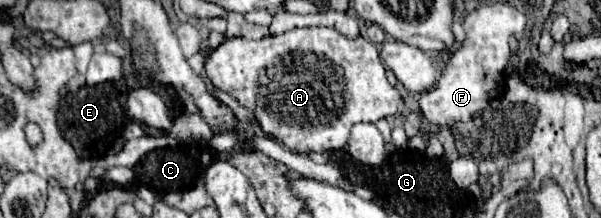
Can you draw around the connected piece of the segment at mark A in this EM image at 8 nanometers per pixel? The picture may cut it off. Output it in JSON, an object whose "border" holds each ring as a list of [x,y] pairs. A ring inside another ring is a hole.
{"border":[[[296,27],[260,41],[242,37],[226,39],[208,55],[206,75],[214,81],[214,87],[220,87],[252,109],[264,133],[276,137],[296,153],[324,153],[342,149],[354,123],[376,123],[378,119],[390,117],[398,111],[400,103],[400,89],[388,83],[378,49],[364,37],[346,39],[336,29],[328,27]]]}

